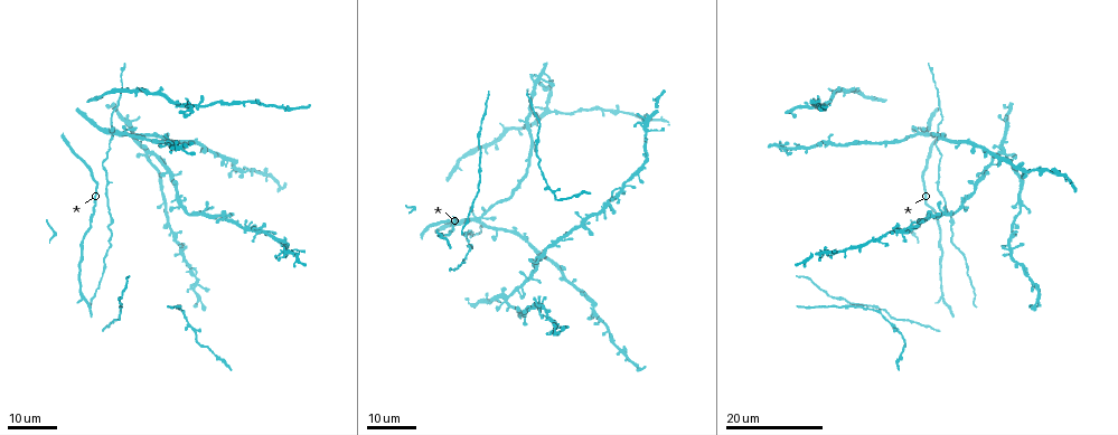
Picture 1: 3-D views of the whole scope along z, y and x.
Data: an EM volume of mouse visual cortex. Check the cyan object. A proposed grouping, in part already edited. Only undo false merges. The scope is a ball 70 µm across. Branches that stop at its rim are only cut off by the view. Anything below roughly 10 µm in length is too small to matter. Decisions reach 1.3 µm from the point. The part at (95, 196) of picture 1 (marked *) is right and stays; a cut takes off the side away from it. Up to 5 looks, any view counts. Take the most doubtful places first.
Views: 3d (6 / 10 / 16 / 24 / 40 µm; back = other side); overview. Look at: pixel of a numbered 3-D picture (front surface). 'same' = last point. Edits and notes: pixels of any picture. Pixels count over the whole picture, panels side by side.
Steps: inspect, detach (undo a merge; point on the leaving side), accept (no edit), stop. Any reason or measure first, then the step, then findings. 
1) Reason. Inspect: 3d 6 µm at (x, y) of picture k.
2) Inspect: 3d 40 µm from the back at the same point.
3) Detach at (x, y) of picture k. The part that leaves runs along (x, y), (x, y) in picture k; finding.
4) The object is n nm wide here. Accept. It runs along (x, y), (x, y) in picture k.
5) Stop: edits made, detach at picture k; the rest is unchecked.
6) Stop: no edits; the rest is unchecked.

Four arms meet. Inspect: 3d 24 µm at (168, 176) of picture 1.

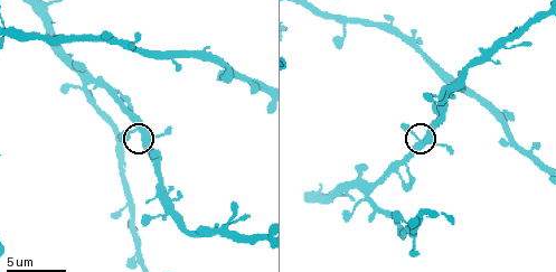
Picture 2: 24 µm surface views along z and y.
Inspect: 3d 10 µm at (144, 133) of picture 2.

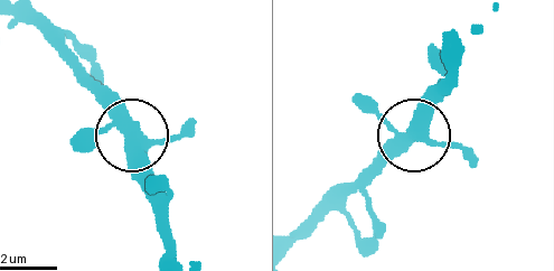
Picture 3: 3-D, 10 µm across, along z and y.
The side arm is 51 µm long. Accept. Continuous, no second neuron.

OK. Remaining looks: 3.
Thin arm on a thick one. Inspect: 3d 16 µm at (192, 329) of picture 1.

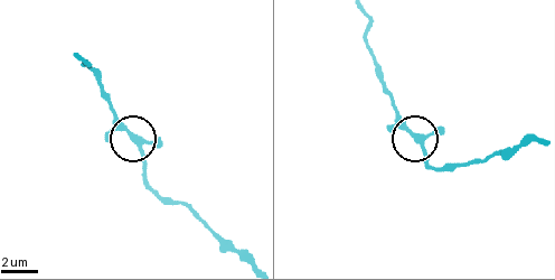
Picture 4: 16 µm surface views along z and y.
Inspect: 3d 6 µm at (136, 140) of picture 4.

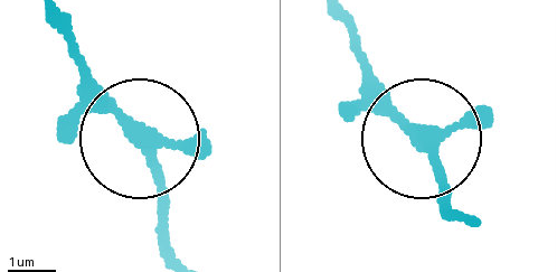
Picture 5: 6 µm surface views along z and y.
The object is 250 nm wide here. Accept. It runs along (54, 17), (153, 174), (166, 230) in picture 5; continuous, no second neuron.

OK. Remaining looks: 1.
Stop: no edits; the rest is unchecked.

